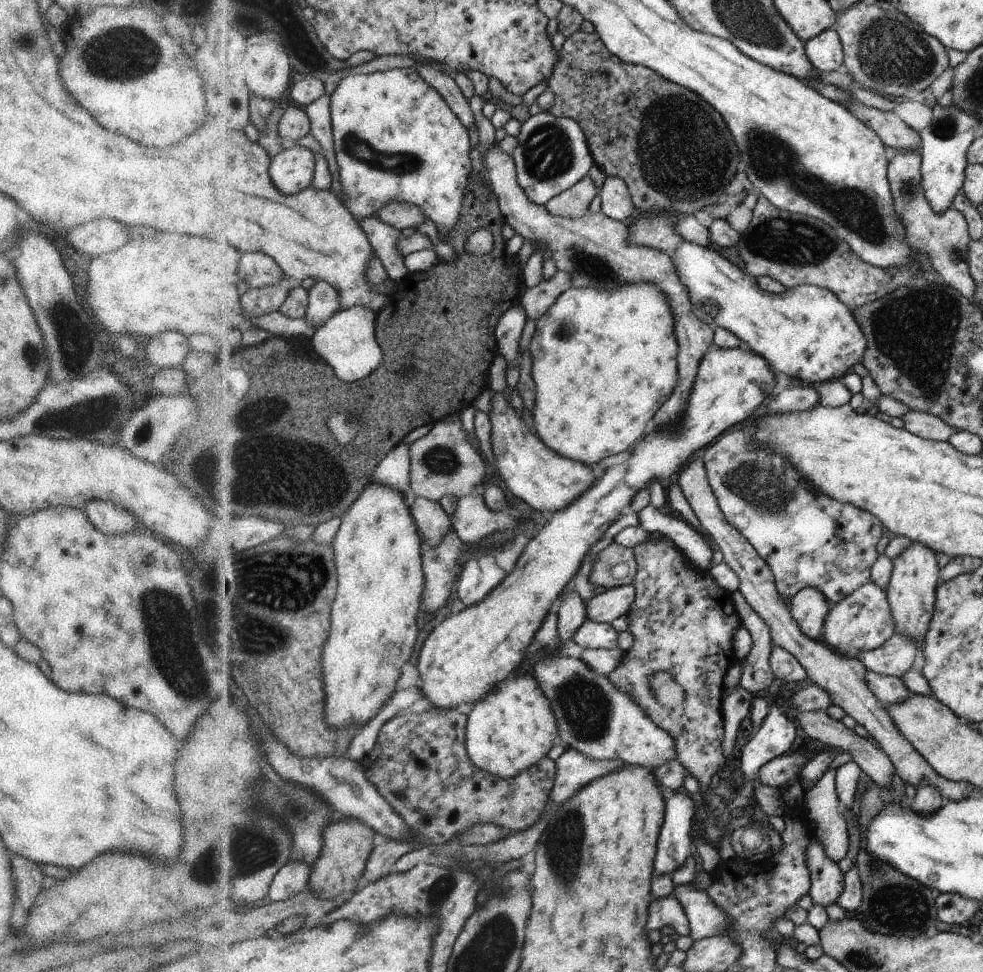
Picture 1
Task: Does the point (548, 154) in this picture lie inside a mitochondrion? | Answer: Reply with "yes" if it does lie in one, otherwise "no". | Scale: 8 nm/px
yes

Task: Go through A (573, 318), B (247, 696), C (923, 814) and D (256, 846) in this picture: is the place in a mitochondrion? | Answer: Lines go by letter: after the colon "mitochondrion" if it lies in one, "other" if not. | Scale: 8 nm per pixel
A: mitochondrion
B: other
C: other
D: mitochondrion

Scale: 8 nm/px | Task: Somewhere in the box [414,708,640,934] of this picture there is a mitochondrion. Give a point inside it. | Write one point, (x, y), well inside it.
(564, 843)

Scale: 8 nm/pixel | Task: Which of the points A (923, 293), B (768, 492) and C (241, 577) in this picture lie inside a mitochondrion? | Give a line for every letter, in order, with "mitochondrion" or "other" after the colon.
A: mitochondrion
B: mitochondrion
C: mitochondrion

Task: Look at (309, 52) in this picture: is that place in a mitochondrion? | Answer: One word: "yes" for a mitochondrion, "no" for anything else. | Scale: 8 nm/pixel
no

